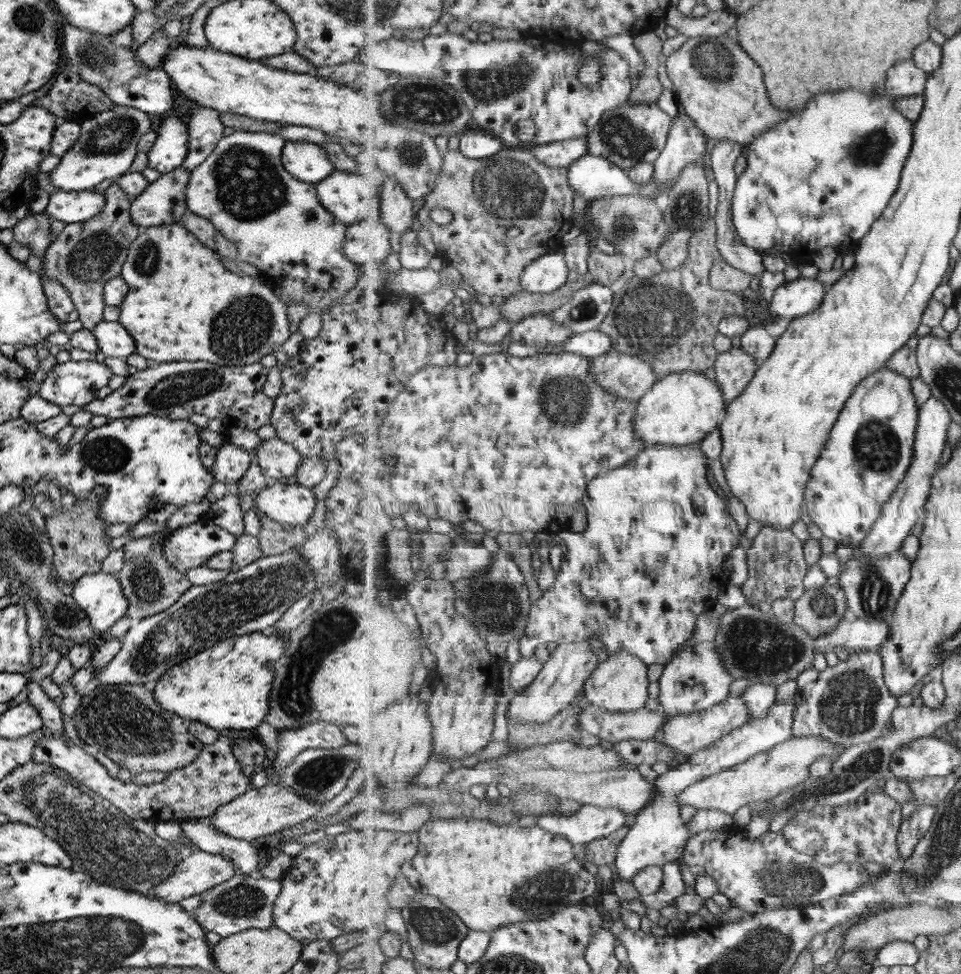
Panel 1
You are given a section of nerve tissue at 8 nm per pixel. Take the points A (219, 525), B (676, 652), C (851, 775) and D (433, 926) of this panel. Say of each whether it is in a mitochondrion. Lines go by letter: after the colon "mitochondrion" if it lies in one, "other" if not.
A: other
B: other
C: mitochondrion
D: mitochondrion

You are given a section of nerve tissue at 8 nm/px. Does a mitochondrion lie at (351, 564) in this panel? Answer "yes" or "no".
no

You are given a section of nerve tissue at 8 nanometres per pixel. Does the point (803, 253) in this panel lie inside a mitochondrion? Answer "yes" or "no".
no

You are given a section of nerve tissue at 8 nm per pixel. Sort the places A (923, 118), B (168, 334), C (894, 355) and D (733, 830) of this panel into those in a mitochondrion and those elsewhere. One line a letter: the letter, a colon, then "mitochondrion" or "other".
A: other
B: other
C: other
D: other

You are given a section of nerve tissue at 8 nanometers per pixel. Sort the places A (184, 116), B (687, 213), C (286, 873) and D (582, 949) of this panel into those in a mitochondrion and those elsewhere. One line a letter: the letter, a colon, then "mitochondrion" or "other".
A: other
B: mitochondrion
C: other
D: other

